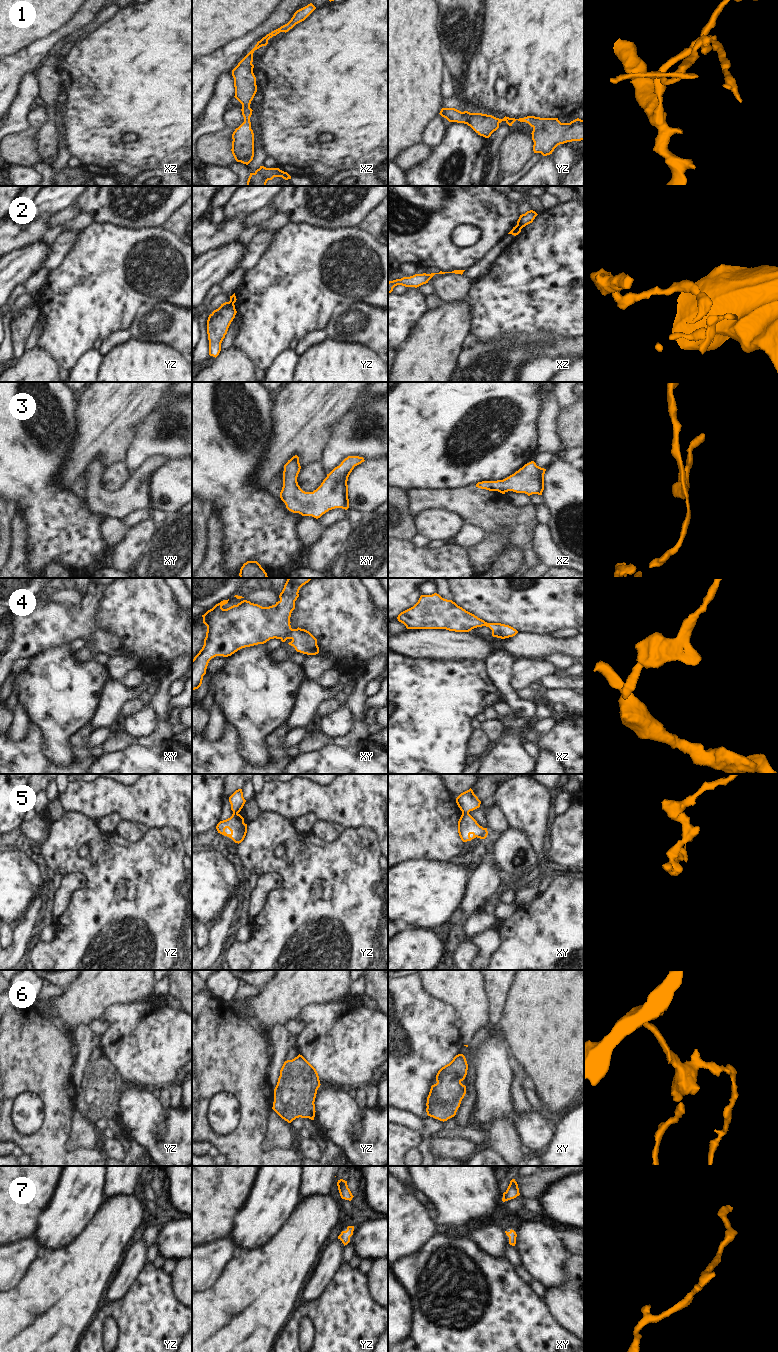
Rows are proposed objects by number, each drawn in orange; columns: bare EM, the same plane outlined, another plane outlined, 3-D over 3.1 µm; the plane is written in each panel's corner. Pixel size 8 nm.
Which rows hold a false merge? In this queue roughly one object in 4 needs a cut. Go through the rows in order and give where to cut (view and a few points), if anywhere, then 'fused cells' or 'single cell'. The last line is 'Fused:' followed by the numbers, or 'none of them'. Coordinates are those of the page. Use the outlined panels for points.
1: cut none; single cell
2: cut xz (517, 224), (521, 228); fused cells
3: cut none; single cell
4: cut none; single cell
5: cut xy (462, 812), (468, 813); fused cells
6: cut none; single cell
7: cut none; single cell
Fused: 2, 5

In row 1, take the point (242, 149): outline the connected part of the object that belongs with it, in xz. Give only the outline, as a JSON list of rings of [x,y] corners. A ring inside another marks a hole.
[[[310,3],[297,10],[287,24],[272,31],[258,41],[255,47],[232,70],[235,87],[234,97],[242,104],[241,111],[244,117],[244,122],[232,134],[231,151],[237,162],[248,165],[254,157],[254,133],[250,122],[253,111],[250,108],[250,104],[257,92],[256,77],[253,73],[254,65],[252,64],[254,51],[262,46],[266,46],[268,40],[273,36],[280,32],[286,33],[296,24],[304,21],[315,9],[316,7]]]

